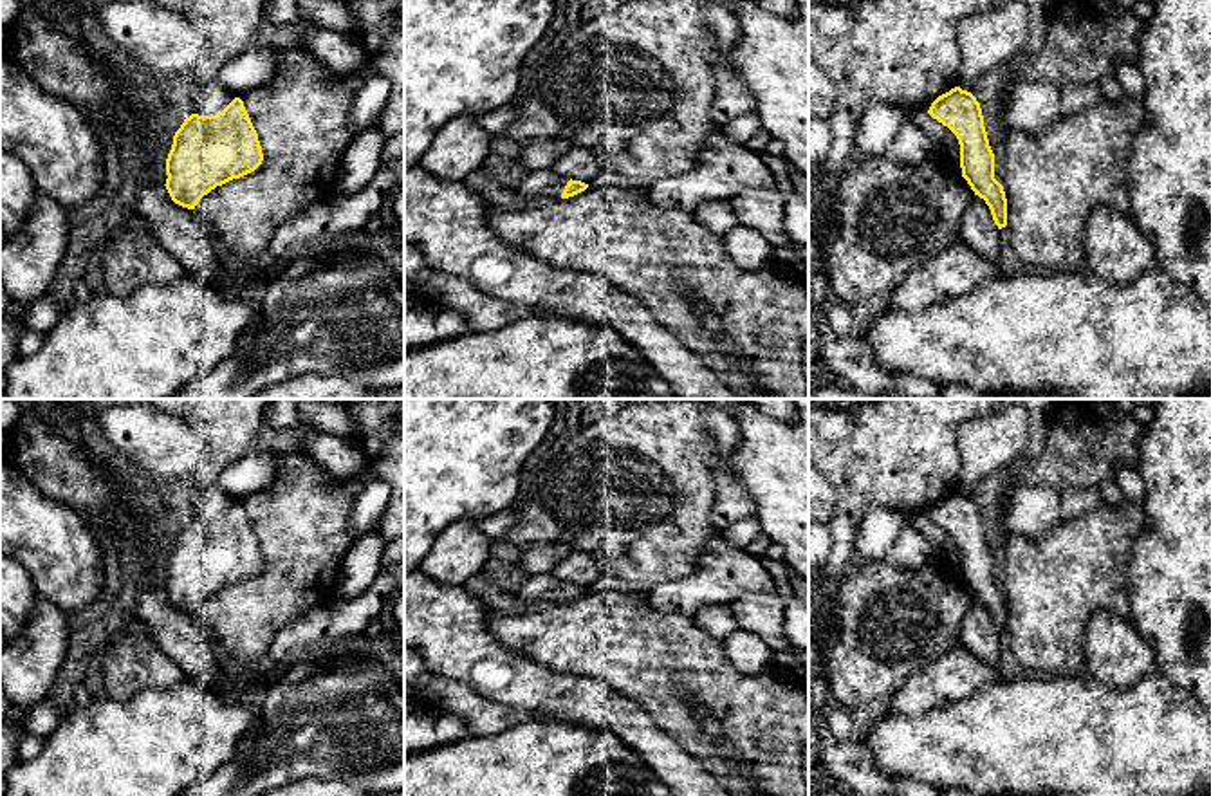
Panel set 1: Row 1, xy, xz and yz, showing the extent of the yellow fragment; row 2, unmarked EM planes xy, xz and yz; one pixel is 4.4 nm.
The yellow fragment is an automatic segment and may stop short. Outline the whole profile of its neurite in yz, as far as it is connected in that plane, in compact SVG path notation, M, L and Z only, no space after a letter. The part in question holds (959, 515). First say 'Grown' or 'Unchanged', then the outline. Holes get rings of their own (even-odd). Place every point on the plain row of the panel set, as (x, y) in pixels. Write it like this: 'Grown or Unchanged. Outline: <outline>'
Unchanged. Outline: M960 491L938 500L928 518L948 531L960 549L962 581L975 599L985 605L998 634L1007 630L1007 603L994 583L994 558L989 551L984 520L976 502Z

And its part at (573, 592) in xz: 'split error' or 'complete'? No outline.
split error

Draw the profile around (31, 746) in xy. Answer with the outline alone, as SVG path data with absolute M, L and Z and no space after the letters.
M27 736L18 745L18 762L34 758L45 745L43 736Z

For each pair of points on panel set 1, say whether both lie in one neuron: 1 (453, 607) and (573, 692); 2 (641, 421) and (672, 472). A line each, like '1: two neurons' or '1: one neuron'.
1: one neuron
2: one neuron

